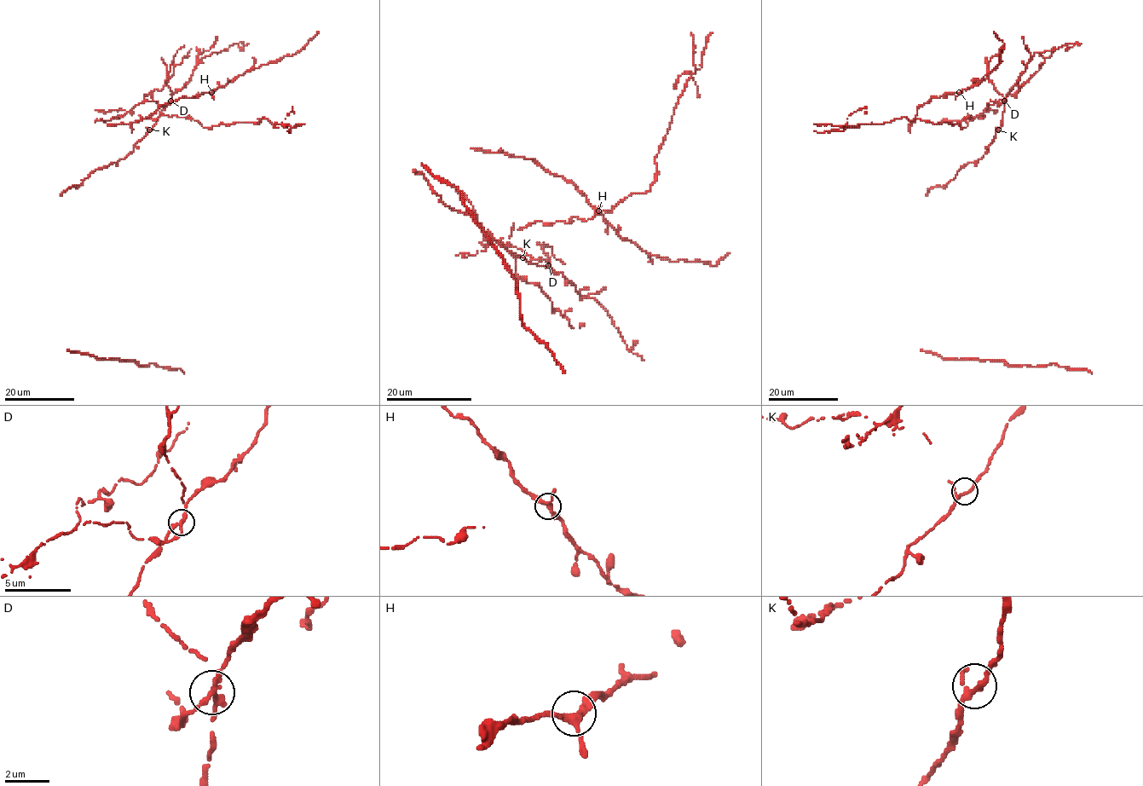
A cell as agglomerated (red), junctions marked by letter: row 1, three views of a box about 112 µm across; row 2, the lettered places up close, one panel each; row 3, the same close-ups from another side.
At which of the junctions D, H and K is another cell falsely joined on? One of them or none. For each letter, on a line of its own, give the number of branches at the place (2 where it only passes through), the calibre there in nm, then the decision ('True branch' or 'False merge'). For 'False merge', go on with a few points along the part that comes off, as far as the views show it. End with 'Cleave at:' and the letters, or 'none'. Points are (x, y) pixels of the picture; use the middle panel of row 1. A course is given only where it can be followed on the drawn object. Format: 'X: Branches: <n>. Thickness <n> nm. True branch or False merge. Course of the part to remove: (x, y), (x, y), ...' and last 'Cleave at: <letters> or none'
D: Branches: 3. Thickness 240 nm. False merge. Course of the part to remove: (548, 265), (500, 240), (539, 221), (592, 218), (647, 193), (686, 72), (700, 96)
H: Branches: 3. Thickness 300 nm. True branch
K: Branches: 3. Thickness 220 nm. True branch
Cleave at: D

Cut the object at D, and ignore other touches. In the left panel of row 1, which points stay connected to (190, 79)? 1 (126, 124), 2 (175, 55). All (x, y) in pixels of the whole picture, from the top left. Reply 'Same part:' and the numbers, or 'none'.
Same part: 1

